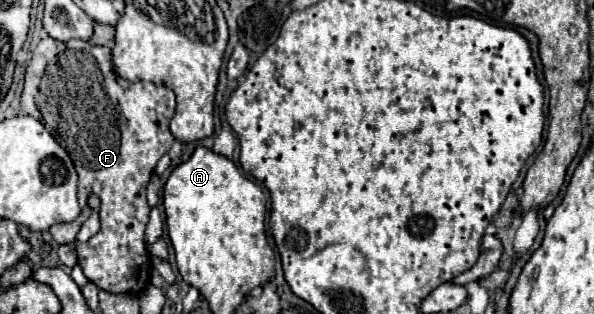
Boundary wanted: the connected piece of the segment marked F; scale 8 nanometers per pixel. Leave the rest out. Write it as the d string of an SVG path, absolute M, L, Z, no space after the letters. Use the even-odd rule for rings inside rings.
M51 36L41 38L37 44L33 58L25 72L25 88L21 94L21 110L33 118L37 118L49 134L69 152L77 174L79 174L79 202L81 202L81 216L75 220L75 224L57 224L51 228L51 236L59 244L71 244L77 250L79 266L83 268L83 274L97 284L101 290L121 294L139 294L149 284L149 272L151 272L151 256L147 252L143 232L149 220L151 208L145 200L145 188L153 174L155 164L159 158L171 150L175 138L169 132L169 120L175 112L175 94L167 86L155 86L151 82L127 82L115 74L105 76L103 84L99 84L99 76L103 76L103 70L99 70L99 64L95 56L91 54L91 44L85 40L69 40L59 42ZM89 194L95 194L101 200L99 218L101 218L101 230L89 238L87 242L77 242L77 232L83 226L83 222L91 216L91 208L87 204Z

